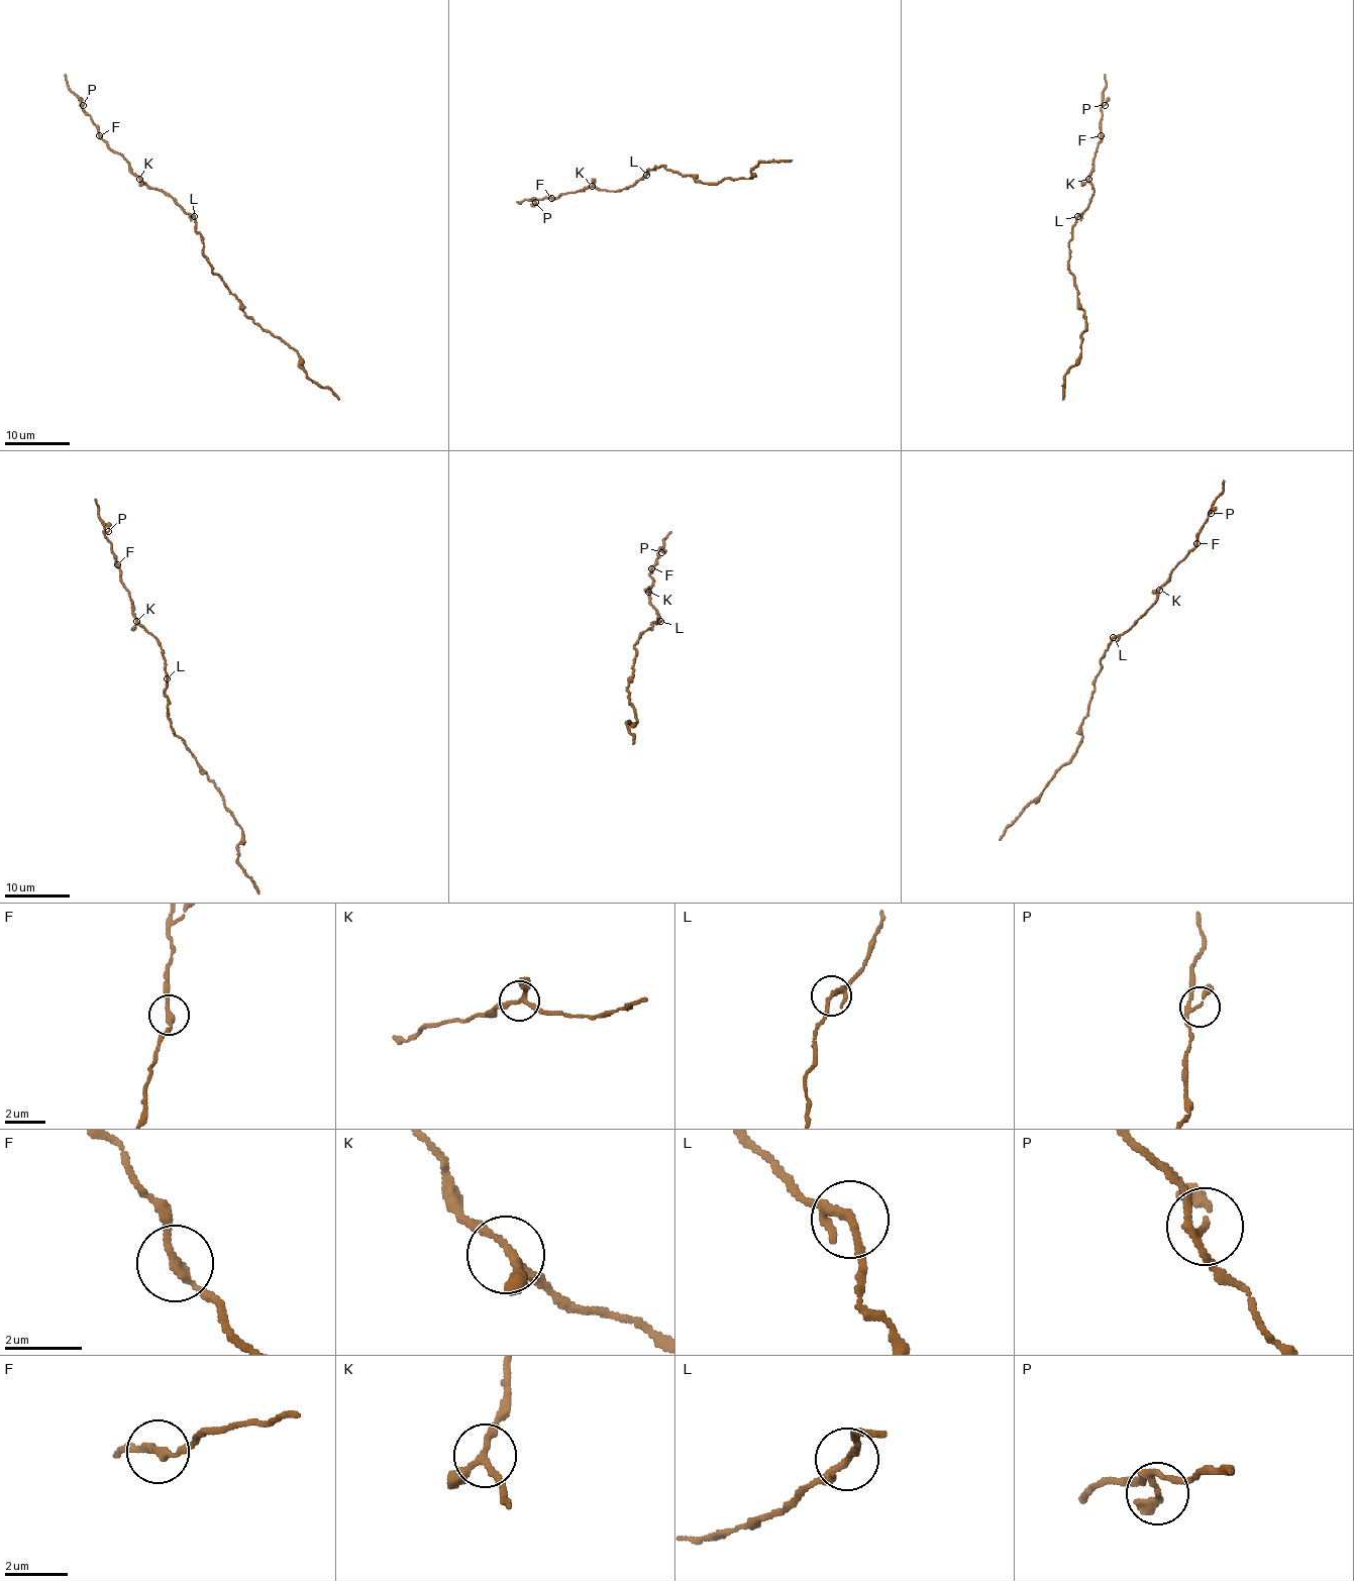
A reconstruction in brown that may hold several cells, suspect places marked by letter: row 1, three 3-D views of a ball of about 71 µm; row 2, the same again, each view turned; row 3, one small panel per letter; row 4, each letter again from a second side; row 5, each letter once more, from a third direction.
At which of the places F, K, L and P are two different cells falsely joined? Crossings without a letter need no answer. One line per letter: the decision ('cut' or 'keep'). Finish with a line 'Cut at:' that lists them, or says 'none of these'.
F: keep
K: keep
L: keep
P: keep
Cut at: none of these

